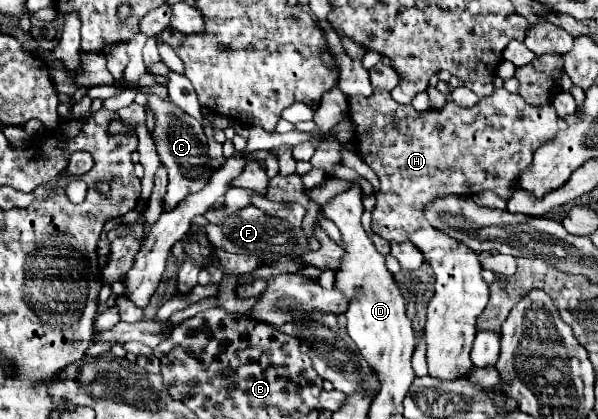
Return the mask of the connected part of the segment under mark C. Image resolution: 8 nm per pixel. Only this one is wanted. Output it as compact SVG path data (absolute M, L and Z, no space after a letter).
M146 94L150 100L150 108L156 118L156 130L152 132L158 156L168 170L168 188L162 198L162 212L172 212L188 194L198 192L212 172L210 168L210 156L208 156L208 140L204 134L204 128L198 120L182 112L178 106L174 106L170 100L162 100L154 94Z

